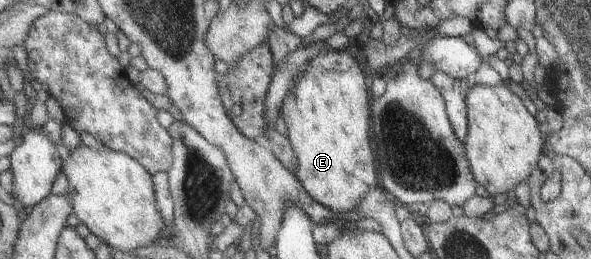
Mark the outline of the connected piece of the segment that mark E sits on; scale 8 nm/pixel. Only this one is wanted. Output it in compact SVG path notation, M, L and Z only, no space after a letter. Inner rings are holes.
M330 50L314 57L297 78L283 101L281 112L287 126L287 138L298 160L294 175L316 203L330 208L334 213L355 211L362 197L380 184L378 162L371 146L371 104L365 76L348 50Z

